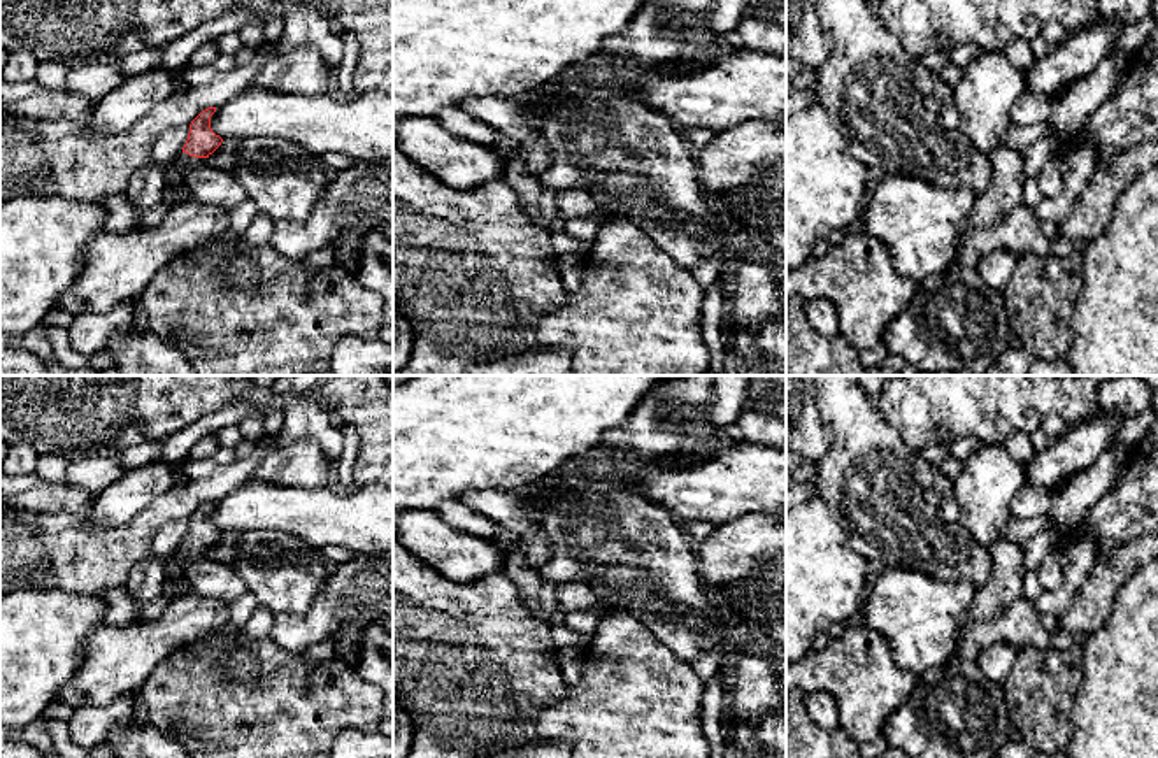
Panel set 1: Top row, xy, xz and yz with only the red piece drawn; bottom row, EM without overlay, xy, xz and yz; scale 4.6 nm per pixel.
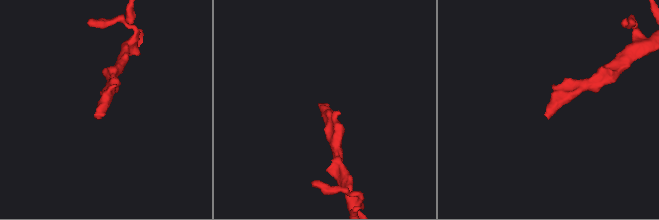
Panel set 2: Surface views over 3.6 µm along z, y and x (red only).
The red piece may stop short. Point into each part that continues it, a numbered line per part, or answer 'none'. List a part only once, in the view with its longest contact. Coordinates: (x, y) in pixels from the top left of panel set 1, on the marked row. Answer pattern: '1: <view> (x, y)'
1: xy (172, 192)

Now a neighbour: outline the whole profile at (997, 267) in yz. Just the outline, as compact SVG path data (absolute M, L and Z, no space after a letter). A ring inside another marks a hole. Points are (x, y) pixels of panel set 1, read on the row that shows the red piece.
M997 249L984 254L976 268L990 288L1002 291L1011 281L1018 261L1019 258L1012 251Z

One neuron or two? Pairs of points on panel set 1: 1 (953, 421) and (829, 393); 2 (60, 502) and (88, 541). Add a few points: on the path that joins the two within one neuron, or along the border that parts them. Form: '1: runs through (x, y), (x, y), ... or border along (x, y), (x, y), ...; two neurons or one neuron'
1: border along (869, 399), (900, 434); two neurons
2: border along (90, 504), (74, 513), (27, 511); two neurons

